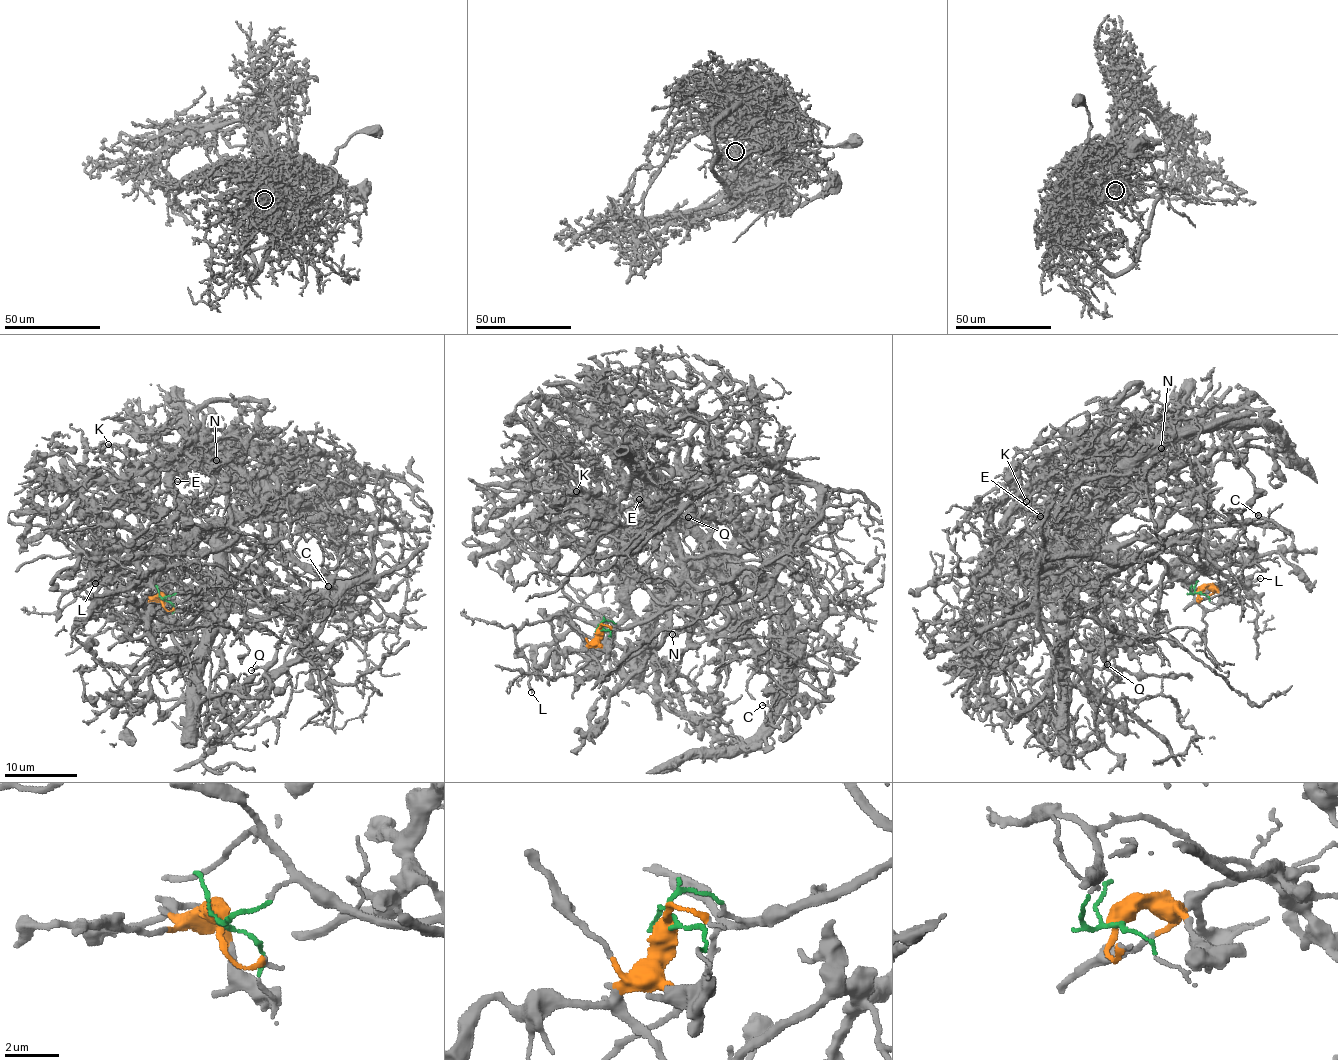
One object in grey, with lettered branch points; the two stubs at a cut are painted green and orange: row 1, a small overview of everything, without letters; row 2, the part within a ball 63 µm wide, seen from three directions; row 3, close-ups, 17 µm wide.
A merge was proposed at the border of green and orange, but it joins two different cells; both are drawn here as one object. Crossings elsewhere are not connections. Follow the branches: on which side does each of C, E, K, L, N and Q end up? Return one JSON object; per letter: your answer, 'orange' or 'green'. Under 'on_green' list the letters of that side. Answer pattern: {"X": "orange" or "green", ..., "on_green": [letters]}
{"C": "green", "E": "orange", "K": "orange", "L": "green", "N": "orange", "Q": "orange", "on_green": ["C", "L"]}

